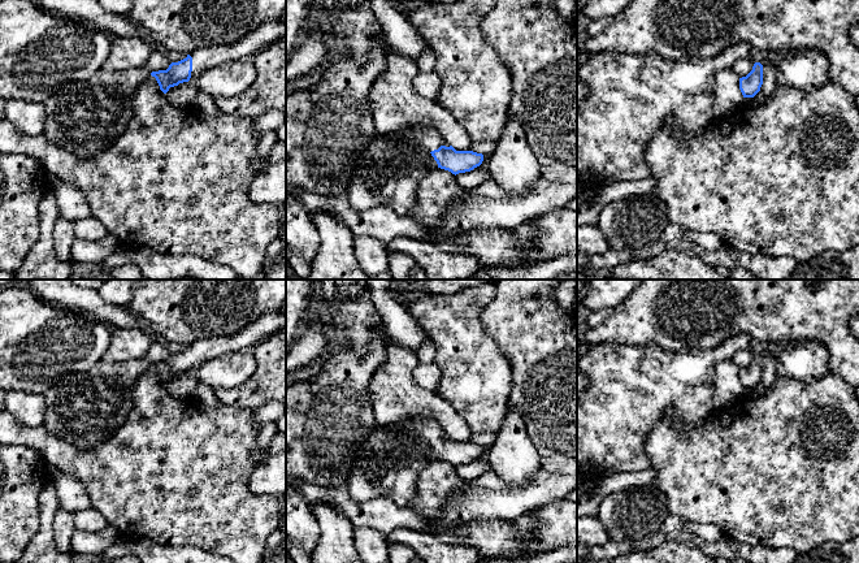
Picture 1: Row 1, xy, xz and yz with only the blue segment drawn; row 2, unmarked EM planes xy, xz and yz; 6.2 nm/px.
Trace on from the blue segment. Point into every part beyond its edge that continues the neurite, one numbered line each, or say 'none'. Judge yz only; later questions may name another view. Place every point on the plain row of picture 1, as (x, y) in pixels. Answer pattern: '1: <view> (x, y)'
none

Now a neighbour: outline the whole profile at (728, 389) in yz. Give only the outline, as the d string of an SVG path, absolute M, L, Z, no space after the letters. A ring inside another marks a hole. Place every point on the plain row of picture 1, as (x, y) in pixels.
M732 359L717 364L713 374L713 411L729 408L743 395L739 369Z

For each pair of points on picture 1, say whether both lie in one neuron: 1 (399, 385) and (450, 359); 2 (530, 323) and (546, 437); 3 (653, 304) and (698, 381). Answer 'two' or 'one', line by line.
1: two
2: one
3: two

